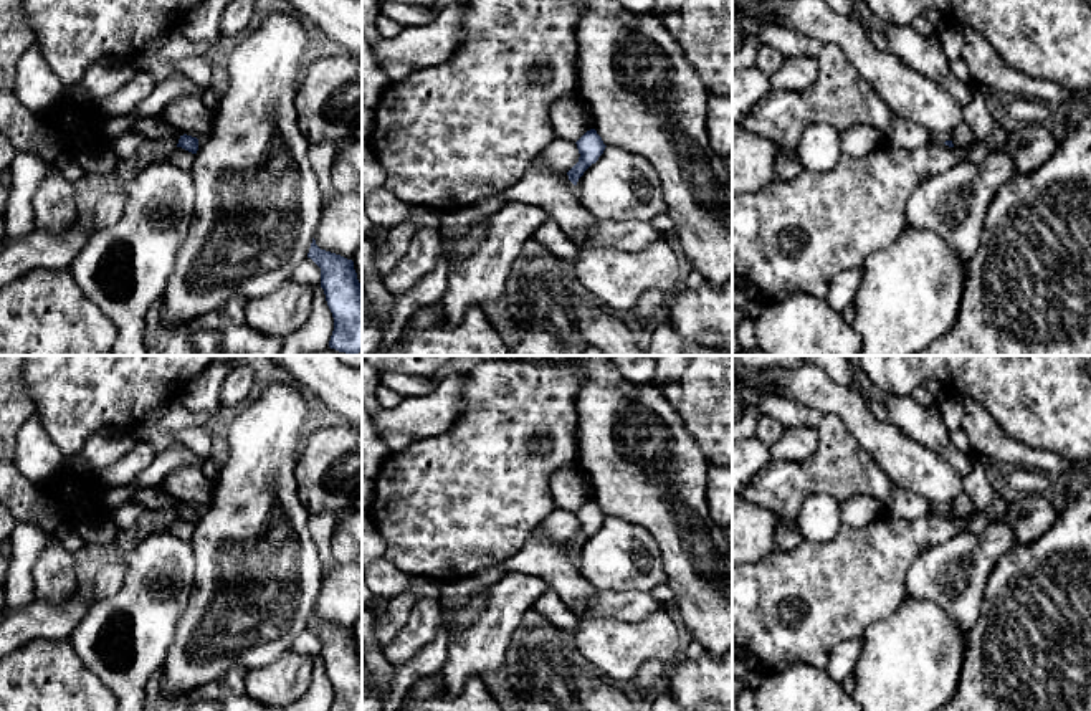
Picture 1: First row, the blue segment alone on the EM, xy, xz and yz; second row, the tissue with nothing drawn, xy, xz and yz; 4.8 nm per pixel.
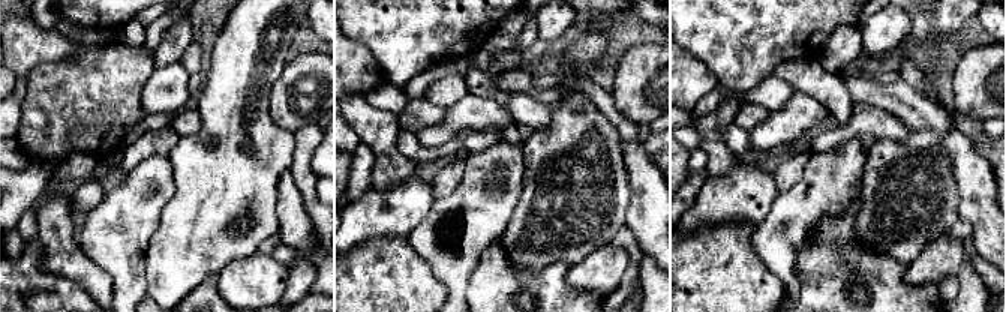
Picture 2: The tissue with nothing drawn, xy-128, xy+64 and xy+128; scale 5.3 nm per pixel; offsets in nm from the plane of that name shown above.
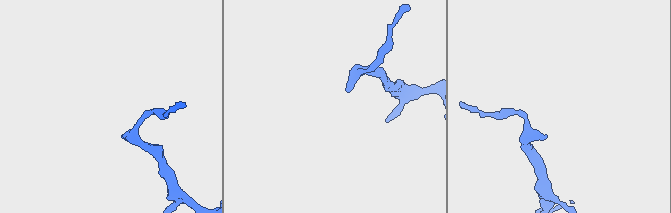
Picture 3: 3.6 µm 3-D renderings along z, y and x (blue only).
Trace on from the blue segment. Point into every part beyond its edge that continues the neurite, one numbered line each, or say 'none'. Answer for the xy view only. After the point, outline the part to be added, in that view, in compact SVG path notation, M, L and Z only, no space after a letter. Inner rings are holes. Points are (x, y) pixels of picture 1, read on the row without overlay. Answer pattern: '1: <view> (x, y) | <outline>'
1: xy (152, 498) | M159 486L136 488L131 501L144 506L149 513L160 511L170 518L177 516L180 509L180 504L170 499Z

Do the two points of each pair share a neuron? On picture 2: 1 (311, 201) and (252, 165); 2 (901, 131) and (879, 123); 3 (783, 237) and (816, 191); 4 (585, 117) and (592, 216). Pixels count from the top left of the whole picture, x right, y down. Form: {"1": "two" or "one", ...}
{"1": "two", "2": "one", "3": "one", "4": "one"}

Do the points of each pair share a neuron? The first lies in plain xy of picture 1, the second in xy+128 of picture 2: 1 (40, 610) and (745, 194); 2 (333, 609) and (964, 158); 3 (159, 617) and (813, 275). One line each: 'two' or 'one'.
1: one
2: one
3: two

